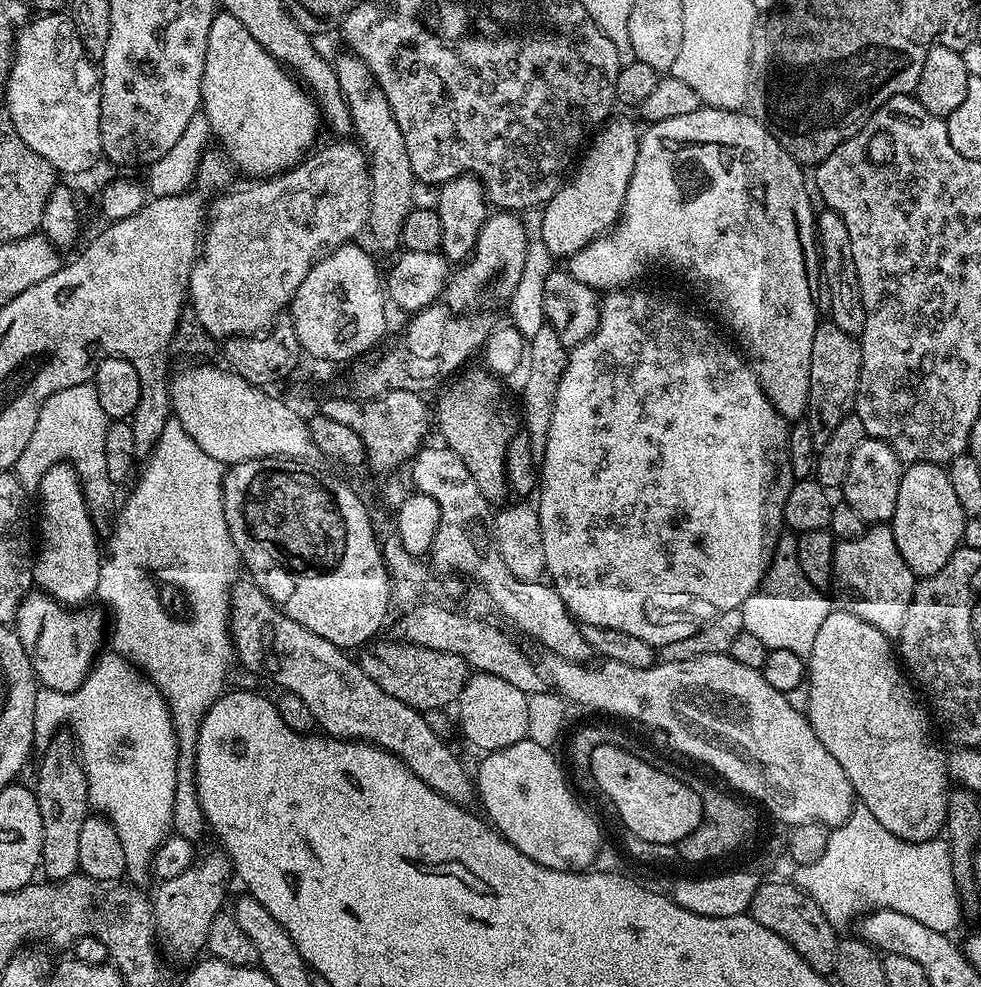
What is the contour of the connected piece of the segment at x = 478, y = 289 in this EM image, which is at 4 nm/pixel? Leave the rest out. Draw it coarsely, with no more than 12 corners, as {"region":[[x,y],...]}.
{"region":[[489,215],[443,303],[457,314],[511,300],[530,237],[519,215]]}

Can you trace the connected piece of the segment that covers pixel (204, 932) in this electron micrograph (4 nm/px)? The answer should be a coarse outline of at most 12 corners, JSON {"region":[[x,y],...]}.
{"region":[[201,851],[151,893],[167,959],[195,961],[234,876]]}

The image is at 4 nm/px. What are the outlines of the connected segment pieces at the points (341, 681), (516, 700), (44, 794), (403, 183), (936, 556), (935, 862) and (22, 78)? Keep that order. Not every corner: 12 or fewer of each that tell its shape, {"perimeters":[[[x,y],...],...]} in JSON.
{"perimeters":[[[251,579],[234,656],[329,736],[384,748],[447,800],[474,780],[425,713]],[[469,675],[460,728],[484,754],[522,742],[529,693]],[[75,739],[43,749],[34,791],[49,881],[77,875],[90,815]],[[334,60],[372,169],[366,232],[401,247],[418,189],[386,94],[364,62]],[[910,464],[890,521],[917,578],[950,562],[964,515],[947,471]],[[870,810],[790,876],[843,930],[876,908],[955,933],[947,839],[910,842]],[[71,15],[16,33],[2,100],[57,173],[101,159],[100,73]]]}

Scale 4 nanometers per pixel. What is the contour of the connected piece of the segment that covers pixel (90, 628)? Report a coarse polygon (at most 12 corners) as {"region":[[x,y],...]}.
{"region":[[39,590],[14,631],[43,687],[73,692],[106,640],[99,607]]}

